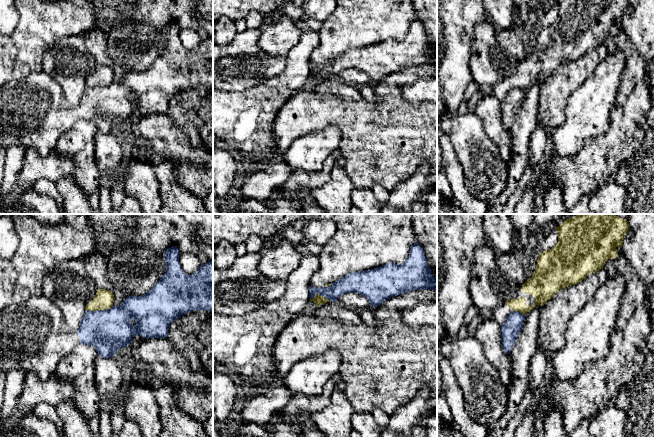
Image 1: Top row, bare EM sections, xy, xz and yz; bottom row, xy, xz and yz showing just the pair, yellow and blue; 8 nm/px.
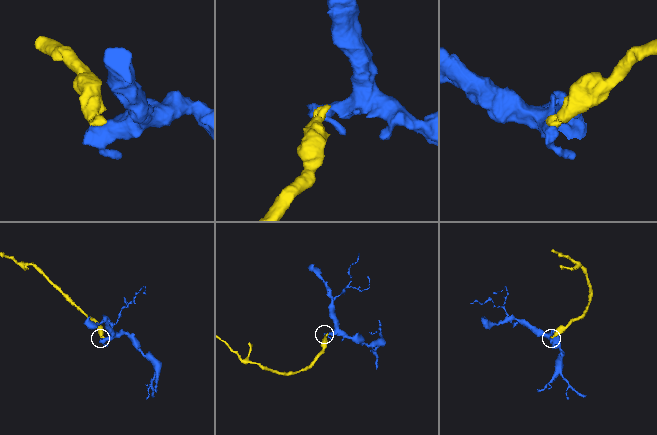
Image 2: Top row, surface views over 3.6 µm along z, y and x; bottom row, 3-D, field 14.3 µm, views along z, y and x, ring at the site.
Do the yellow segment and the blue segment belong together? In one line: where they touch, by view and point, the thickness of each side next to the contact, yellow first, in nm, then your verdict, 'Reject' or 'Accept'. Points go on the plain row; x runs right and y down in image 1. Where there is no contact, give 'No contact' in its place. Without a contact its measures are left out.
Touches yellow at xy (99, 85). Thickness 160 nm (yellow) against 340 nm. Reject

